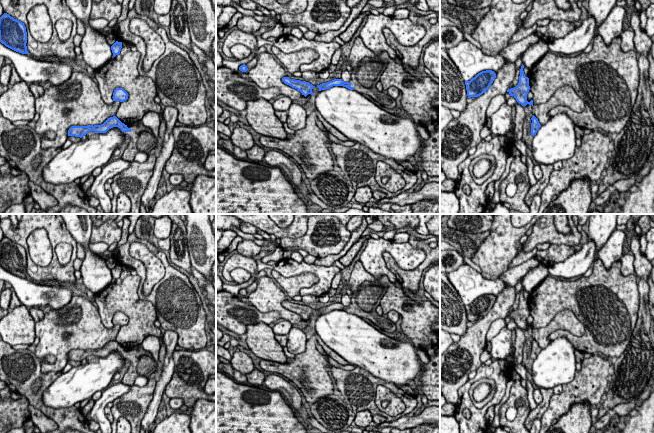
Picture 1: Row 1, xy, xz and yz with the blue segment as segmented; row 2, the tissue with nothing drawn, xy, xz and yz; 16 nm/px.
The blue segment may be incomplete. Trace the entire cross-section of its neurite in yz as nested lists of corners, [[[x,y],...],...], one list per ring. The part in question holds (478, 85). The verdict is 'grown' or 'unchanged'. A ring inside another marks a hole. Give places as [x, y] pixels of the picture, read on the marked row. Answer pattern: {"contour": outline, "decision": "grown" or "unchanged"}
{"contour": [[[486,70],[478,73],[470,81],[465,81],[468,98],[478,97],[485,93],[495,78],[496,74],[494,71]]], "decision": "unchanged"}

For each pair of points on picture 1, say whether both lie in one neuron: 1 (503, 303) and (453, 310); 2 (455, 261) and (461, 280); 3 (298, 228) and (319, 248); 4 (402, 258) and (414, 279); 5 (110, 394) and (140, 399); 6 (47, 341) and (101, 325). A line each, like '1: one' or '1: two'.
1: two
2: two
3: two
4: two
5: two
6: one

